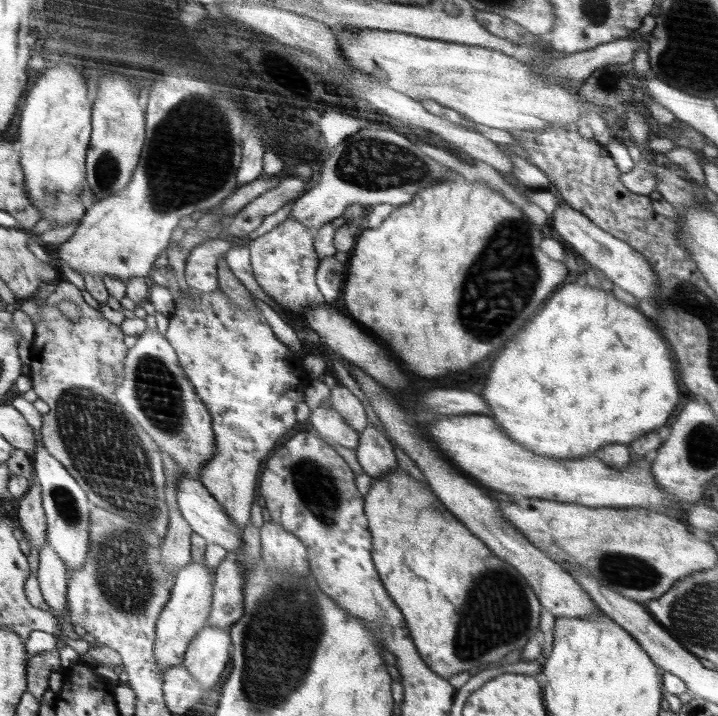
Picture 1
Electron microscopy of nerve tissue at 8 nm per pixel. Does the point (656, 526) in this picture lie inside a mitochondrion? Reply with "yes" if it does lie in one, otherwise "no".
no

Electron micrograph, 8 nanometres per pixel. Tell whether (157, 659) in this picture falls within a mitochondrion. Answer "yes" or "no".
no

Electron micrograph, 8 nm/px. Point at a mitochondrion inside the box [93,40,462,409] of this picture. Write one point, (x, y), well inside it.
(201, 159)

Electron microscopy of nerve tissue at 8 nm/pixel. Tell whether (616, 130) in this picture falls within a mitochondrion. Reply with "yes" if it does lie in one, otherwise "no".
no

